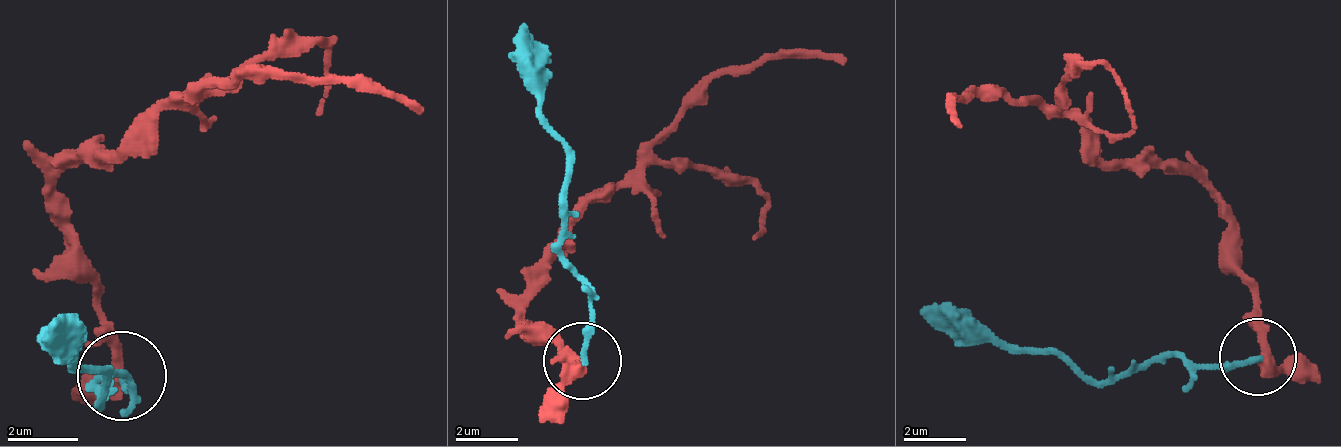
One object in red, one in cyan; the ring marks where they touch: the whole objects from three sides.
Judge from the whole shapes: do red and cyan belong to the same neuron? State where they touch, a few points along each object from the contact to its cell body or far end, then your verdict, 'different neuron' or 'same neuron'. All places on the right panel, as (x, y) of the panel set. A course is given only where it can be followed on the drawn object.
at (1257, 356); red runs (1255, 358), (1255, 281), (1209, 195), (1147, 164), (1108, 164), (1077, 118), (968, 94), (953, 102), (960, 125); cyan runs (1255, 358), (1186, 366), (1147, 366), (1085, 382), (1053, 351), (1007, 343), (968, 343), (921, 304); different neuron

